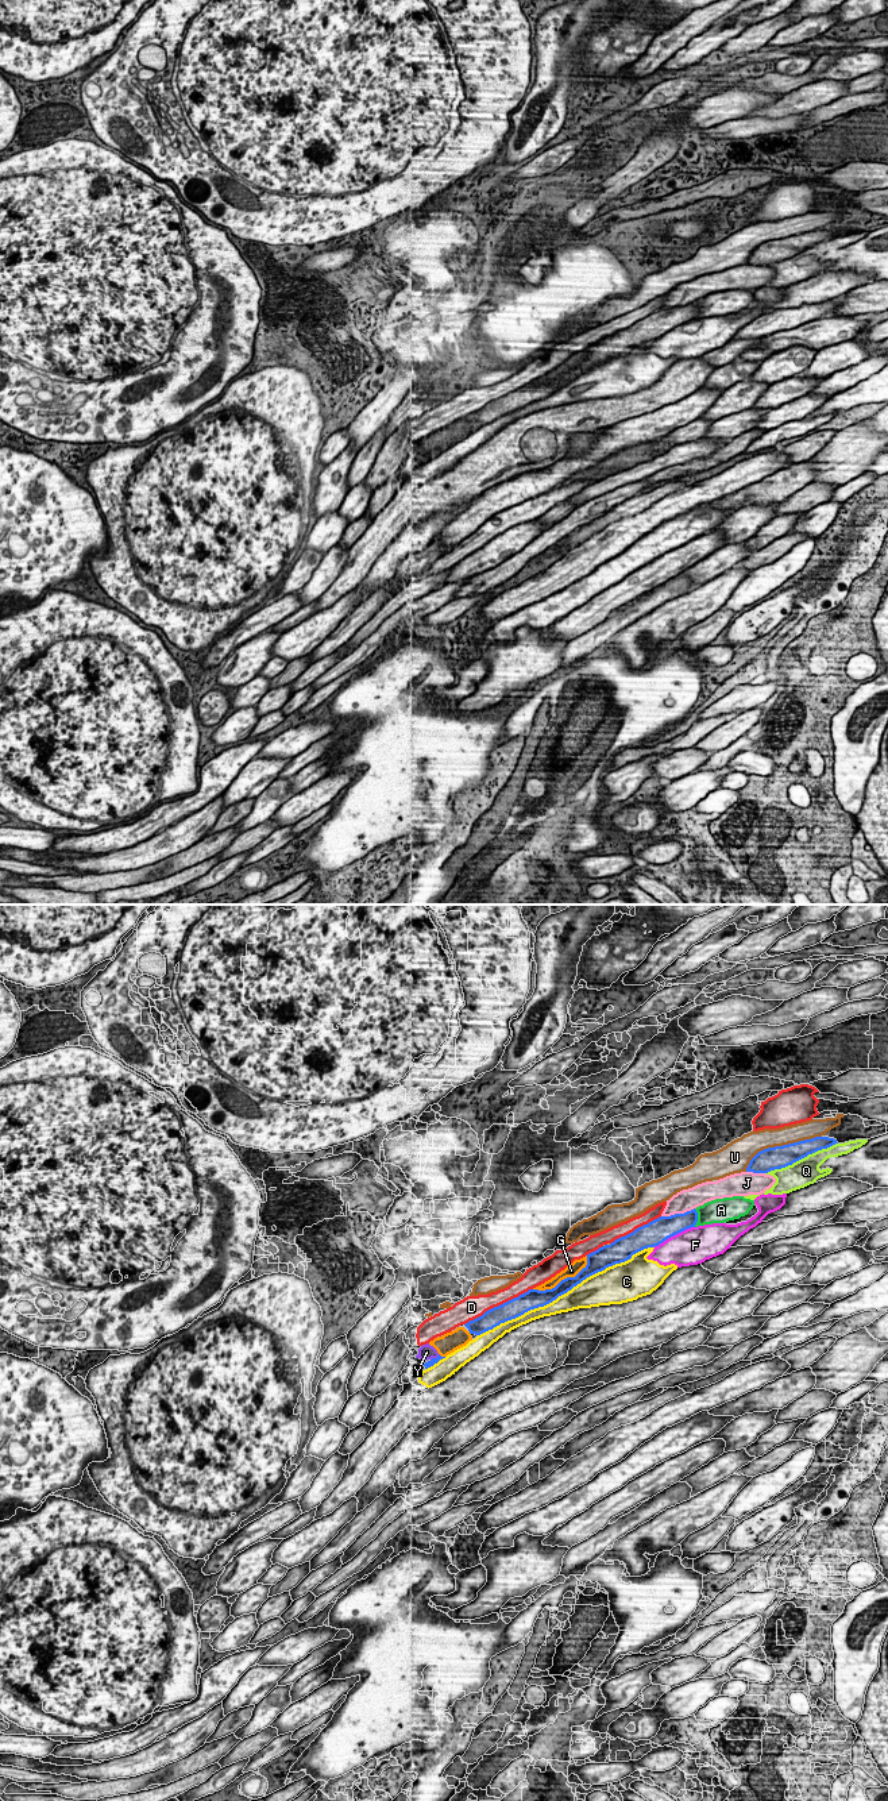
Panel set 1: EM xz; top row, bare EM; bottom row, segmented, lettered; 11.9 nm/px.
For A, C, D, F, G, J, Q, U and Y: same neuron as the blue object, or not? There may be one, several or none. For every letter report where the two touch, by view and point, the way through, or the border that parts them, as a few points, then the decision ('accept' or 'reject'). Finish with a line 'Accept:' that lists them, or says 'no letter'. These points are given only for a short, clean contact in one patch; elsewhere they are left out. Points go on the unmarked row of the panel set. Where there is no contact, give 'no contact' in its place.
A: xz (697, 311) | reject
C: xz (566, 385) | reject
D: xz (498, 398) | reject
F: xz (674, 327) | reject
G: xz (564, 371) | reject
J: xz (678, 307) | reject
Q: xz (800, 251) | reject
U: xz (780, 239) | reject
Y: xz (435, 451) | along xz (439, 447), (431, 452) | reject
Accept: no letter

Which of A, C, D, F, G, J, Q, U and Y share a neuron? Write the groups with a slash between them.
A / C / D / F / G Y / J / Q / U

